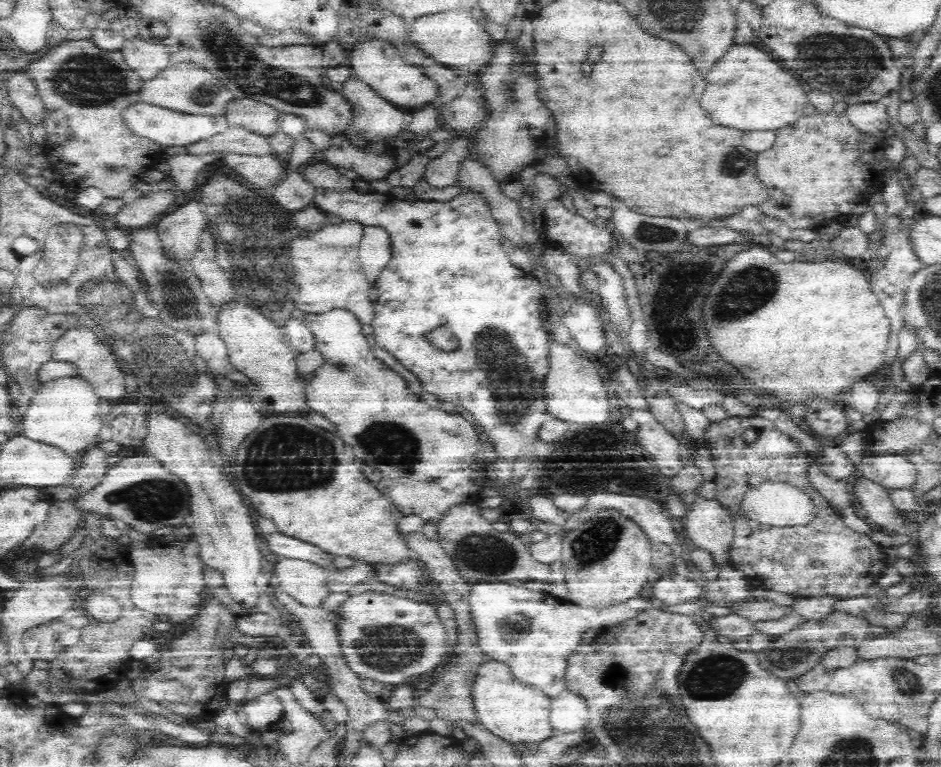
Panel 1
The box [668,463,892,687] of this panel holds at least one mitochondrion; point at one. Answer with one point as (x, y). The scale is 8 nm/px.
(783, 660)

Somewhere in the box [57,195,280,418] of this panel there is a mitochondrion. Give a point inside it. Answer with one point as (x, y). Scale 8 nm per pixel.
(161, 368)

